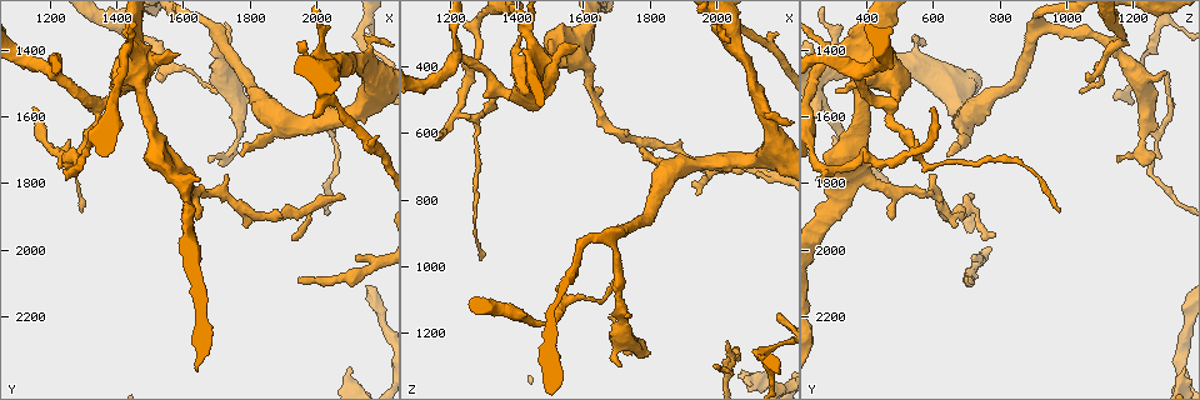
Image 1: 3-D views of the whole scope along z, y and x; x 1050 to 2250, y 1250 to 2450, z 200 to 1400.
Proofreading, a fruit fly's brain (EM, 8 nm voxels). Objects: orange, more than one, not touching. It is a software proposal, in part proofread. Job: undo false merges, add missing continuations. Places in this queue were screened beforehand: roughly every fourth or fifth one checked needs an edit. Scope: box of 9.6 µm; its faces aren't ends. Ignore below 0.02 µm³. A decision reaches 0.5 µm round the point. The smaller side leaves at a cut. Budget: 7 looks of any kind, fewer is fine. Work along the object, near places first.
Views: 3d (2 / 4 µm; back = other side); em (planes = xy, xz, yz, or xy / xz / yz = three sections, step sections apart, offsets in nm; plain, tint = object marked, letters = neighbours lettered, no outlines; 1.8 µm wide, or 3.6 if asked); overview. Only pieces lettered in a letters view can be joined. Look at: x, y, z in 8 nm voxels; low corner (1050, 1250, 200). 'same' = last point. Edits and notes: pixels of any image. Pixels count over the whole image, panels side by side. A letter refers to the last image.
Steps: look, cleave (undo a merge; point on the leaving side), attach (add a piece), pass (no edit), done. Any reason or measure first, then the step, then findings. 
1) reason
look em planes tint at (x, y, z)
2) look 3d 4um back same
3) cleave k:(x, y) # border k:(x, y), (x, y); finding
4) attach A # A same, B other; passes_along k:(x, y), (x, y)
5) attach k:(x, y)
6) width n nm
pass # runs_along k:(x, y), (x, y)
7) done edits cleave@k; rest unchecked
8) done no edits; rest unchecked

thick turns thin
look em 3.6um planes letters at (1470, 1430, 400)

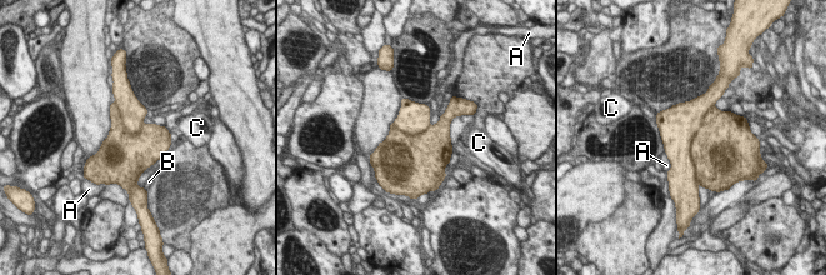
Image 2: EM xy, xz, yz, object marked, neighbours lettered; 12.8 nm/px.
longest_contact A 260 nm
cleave 2:(710, 148) # A other, B other, C other; border 2:(714, 105), (691, 144), (696, 180); a second neuron is stuck on

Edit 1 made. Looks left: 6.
end of a long branch
look 3d 4um at (1150, 1580, 600)

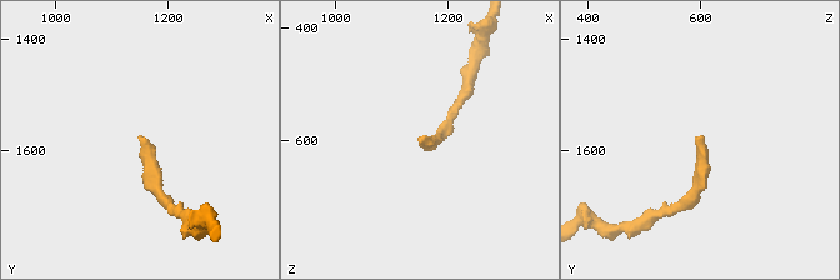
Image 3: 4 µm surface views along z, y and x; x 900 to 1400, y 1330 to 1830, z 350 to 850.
shape alone is not enough
look em xy step 8 letters at (1145, 1575, 610)

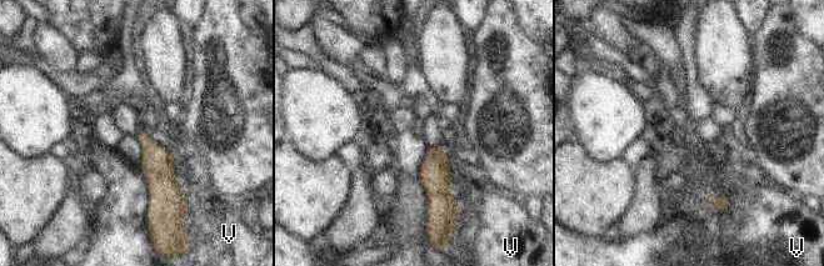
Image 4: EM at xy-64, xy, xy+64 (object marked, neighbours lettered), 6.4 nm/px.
pass # V other; border 4:(729, 197), (729, 202), (723, 207); none of them fits

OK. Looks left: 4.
look 3d 4um at (1790, 1930, 670)

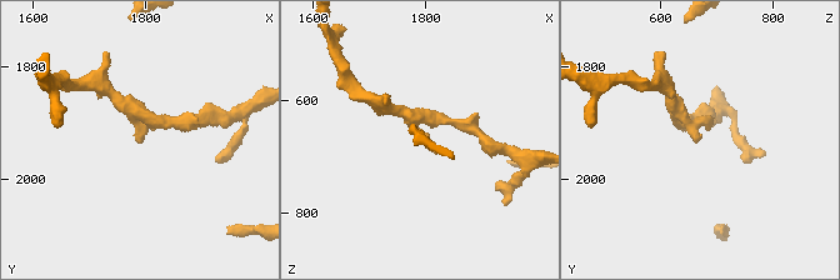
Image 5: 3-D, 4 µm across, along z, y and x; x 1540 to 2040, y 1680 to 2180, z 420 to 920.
shape alone is not enough
look em xz step 8 tint at (1790, 1940, 660)

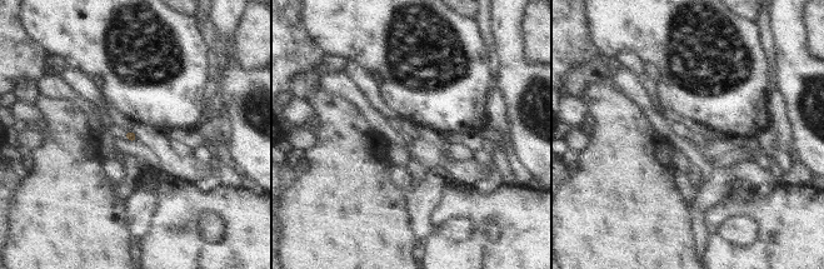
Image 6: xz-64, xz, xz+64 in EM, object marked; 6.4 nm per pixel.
look em planes letters same

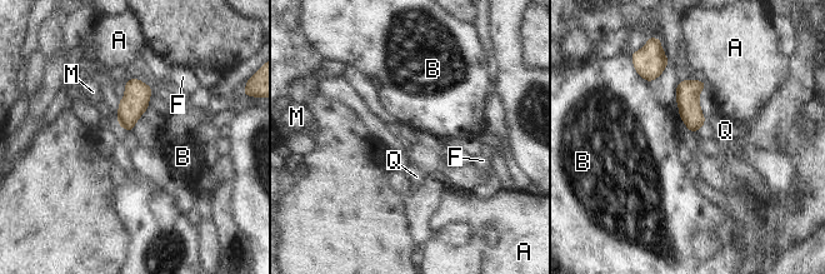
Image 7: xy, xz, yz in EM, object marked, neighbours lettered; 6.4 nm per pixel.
attach Q # A other, B other, F other, M other, Q same; it goes on there

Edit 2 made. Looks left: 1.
done edits cleave@2, attach@7; rest unchecked

